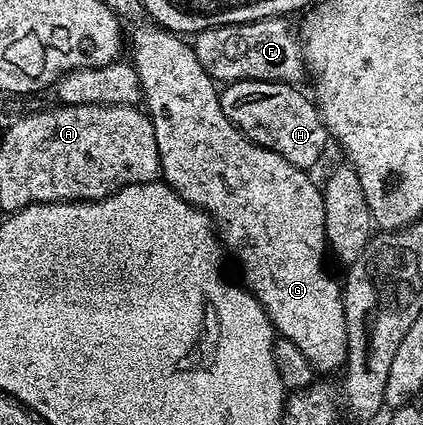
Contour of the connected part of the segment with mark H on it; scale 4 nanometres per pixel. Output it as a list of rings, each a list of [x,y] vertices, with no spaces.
[[[239,80],[220,89],[223,114],[253,144],[263,146],[291,162],[291,166],[313,170],[325,152],[325,143],[331,137],[316,103],[300,92],[300,87],[292,84],[280,84],[277,80]]]

